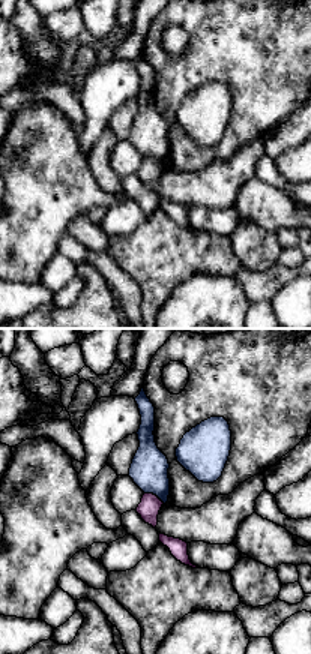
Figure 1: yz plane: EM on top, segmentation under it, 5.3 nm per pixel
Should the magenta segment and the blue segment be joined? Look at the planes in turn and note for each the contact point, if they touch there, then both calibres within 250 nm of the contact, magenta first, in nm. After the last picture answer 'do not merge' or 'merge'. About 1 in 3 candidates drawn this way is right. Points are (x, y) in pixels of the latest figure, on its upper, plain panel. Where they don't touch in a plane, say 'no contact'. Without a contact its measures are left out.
contact (155, 159); calibres 120 and 200 nm

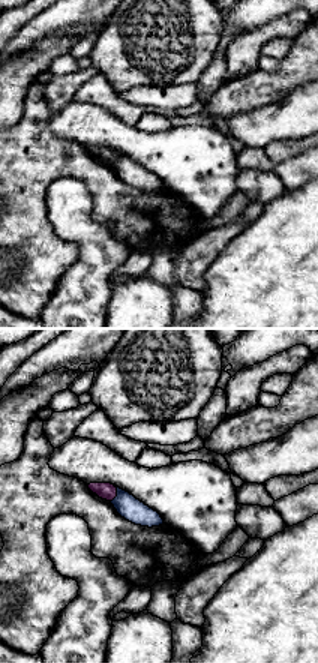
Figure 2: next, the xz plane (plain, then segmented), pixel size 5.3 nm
contact (116, 158); calibres 90 and 120 nm

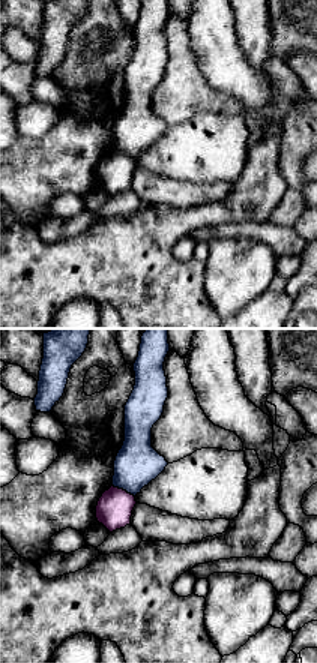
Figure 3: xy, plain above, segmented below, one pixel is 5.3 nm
contact (122, 153); calibres 190 and 240 nm

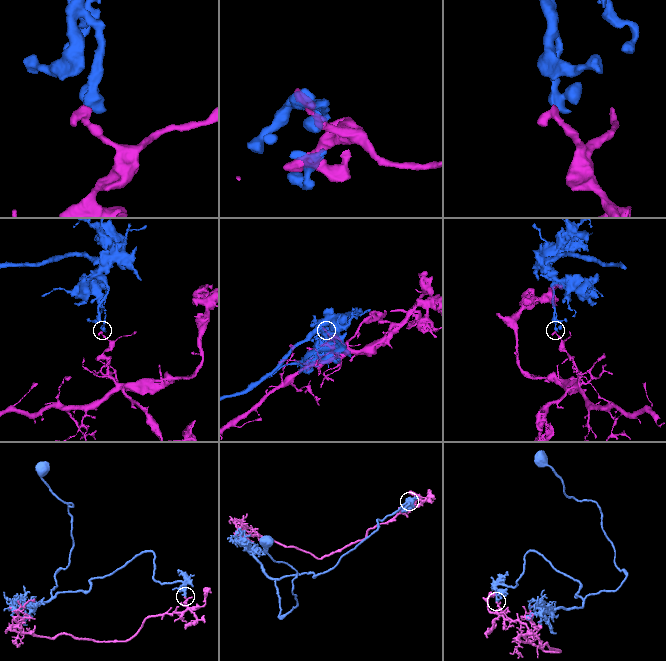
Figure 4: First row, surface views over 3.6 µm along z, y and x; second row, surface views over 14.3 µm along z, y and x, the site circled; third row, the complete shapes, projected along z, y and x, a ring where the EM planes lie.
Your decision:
do not merge

